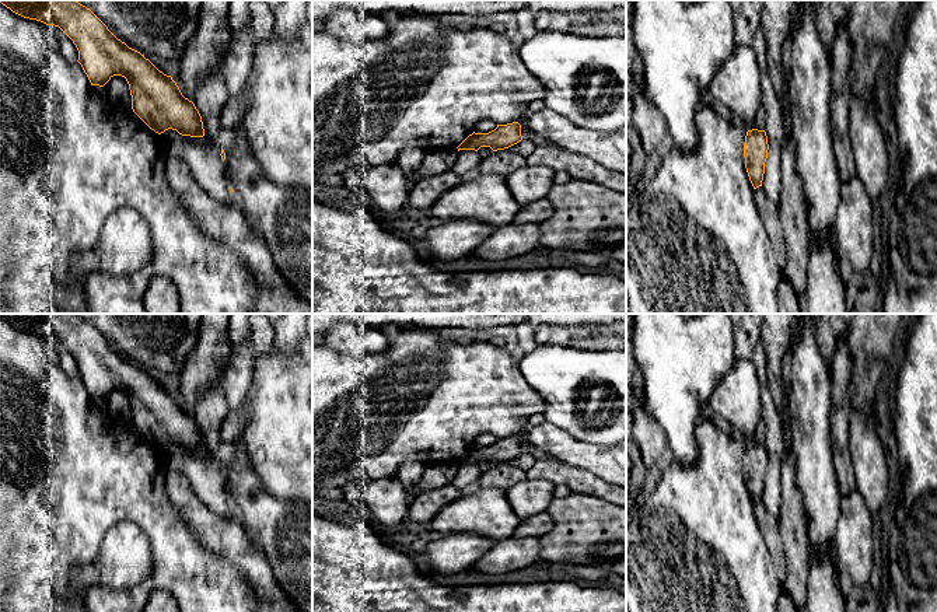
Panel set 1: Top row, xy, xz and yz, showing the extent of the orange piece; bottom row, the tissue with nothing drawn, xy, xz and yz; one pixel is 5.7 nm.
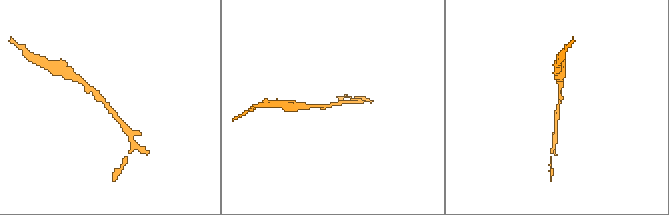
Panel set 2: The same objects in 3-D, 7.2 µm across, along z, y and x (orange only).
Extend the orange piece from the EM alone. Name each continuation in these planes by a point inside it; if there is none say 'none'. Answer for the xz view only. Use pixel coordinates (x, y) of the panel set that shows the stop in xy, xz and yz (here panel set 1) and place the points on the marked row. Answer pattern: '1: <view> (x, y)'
none

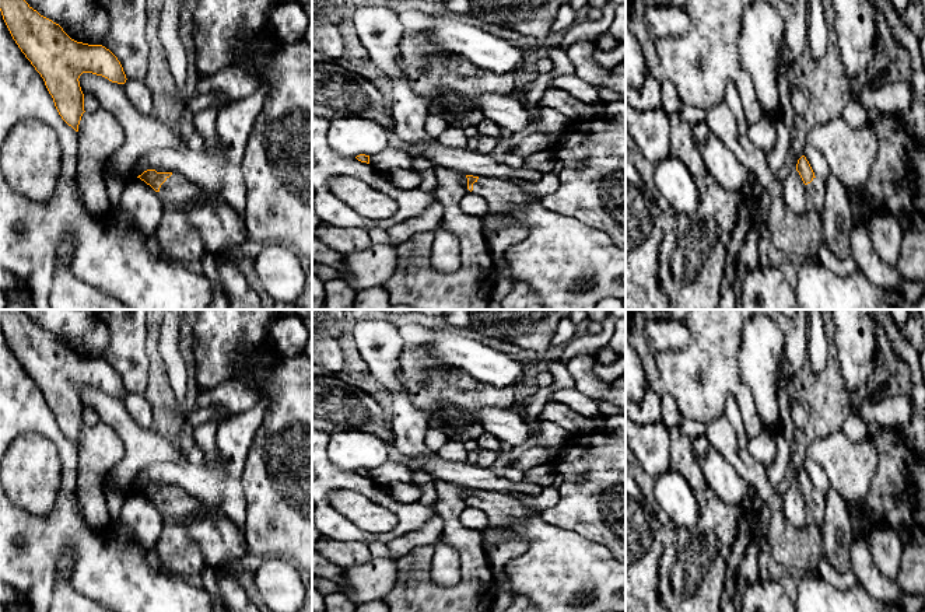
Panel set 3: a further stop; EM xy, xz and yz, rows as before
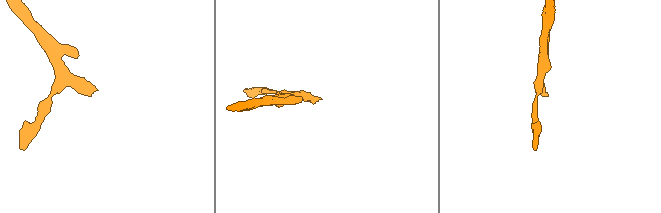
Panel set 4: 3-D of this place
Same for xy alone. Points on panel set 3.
1: xy (177, 191)

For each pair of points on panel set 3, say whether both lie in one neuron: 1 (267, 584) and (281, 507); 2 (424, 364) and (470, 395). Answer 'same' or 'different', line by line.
1: different
2: same

